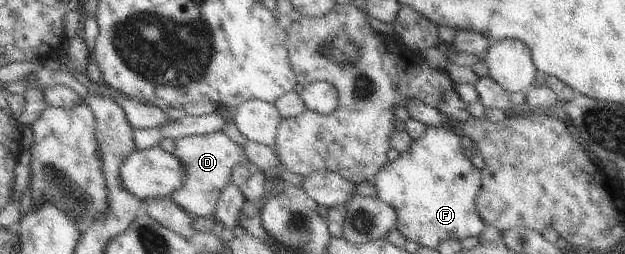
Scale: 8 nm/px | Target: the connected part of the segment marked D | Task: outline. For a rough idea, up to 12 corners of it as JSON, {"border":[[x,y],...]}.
{"border":[[225,132],[185,136],[187,167],[170,197],[192,217],[214,216],[233,167],[250,164]]}

